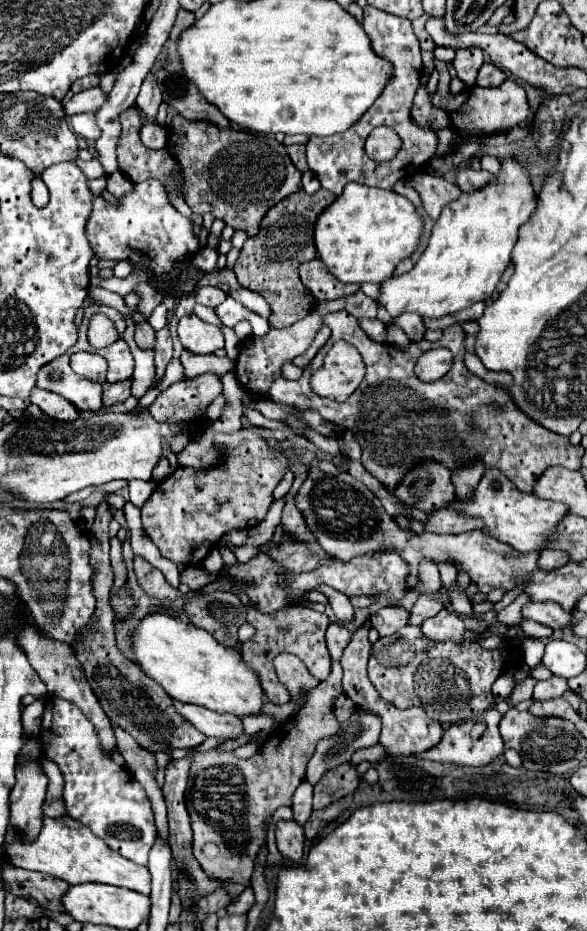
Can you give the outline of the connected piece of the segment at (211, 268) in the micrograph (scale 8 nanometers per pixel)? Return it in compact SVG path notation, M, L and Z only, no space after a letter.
M206 246L192 258L192 263L206 273L217 273L217 259L218 253L216 249Z

